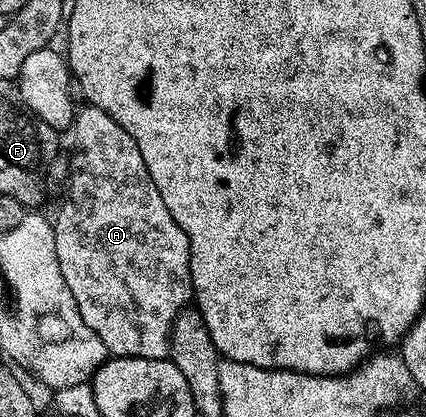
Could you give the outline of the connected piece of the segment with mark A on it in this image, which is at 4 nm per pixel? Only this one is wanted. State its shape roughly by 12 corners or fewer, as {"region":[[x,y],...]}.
{"region":[[74,115],[60,275],[107,354],[160,361],[188,235],[136,139]]}

